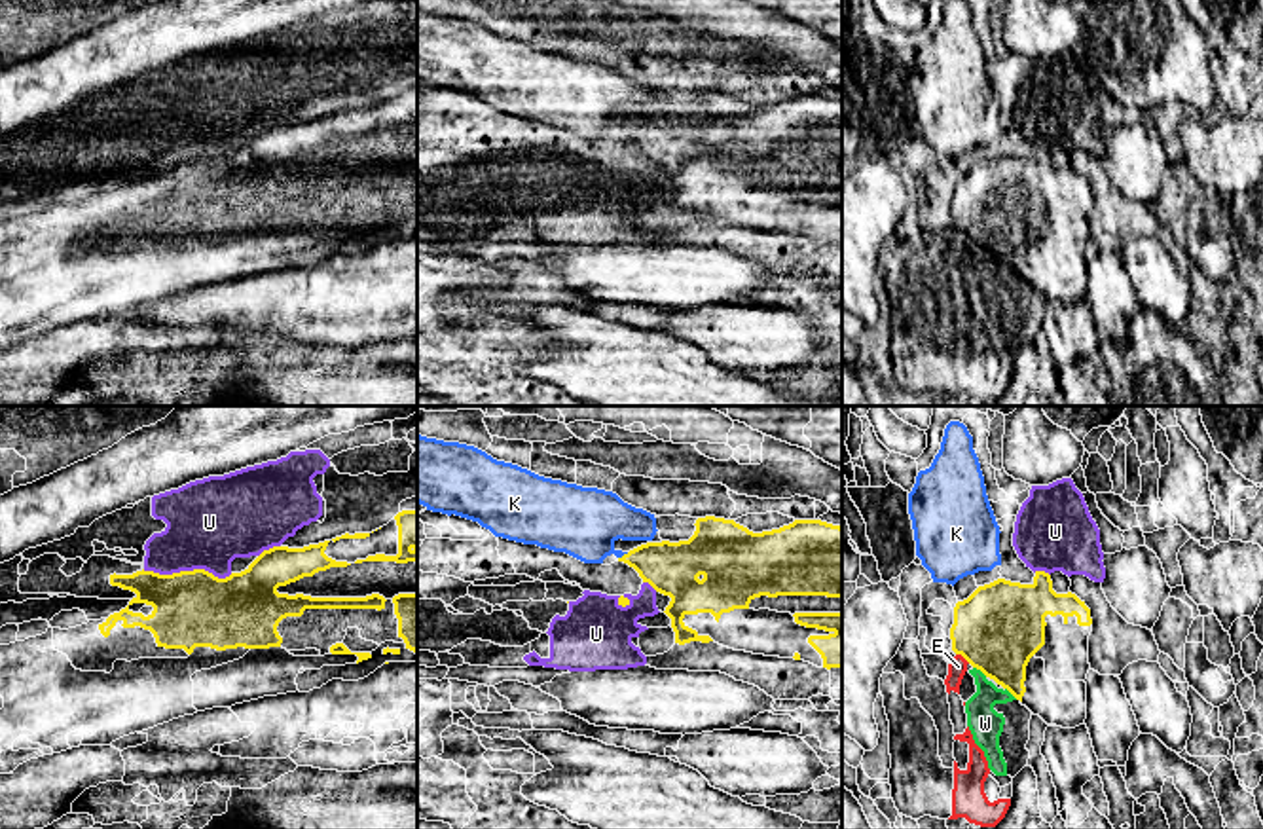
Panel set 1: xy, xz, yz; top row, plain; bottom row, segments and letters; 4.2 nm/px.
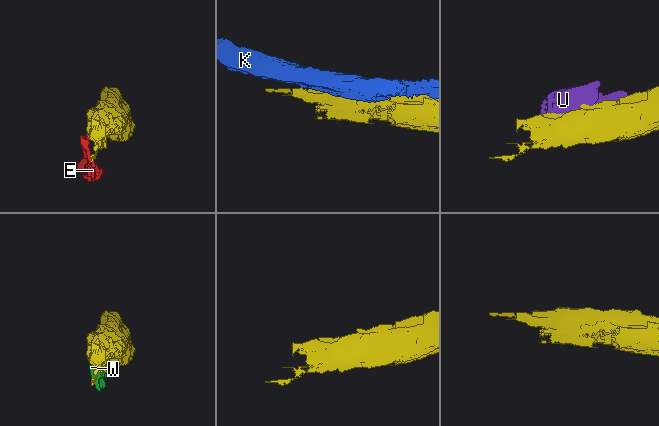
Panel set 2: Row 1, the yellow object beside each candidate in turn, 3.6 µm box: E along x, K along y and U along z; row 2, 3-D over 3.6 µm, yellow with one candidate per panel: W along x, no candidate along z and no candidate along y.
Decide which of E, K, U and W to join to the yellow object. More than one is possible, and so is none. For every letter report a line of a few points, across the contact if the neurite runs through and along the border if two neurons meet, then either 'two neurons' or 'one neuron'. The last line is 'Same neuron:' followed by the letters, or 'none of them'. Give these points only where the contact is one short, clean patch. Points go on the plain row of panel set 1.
E: two neurons
K: two neurons
U: two neurons
W: two neurons
Same neuron: none of them

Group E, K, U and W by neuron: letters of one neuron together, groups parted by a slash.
E W / K / U

